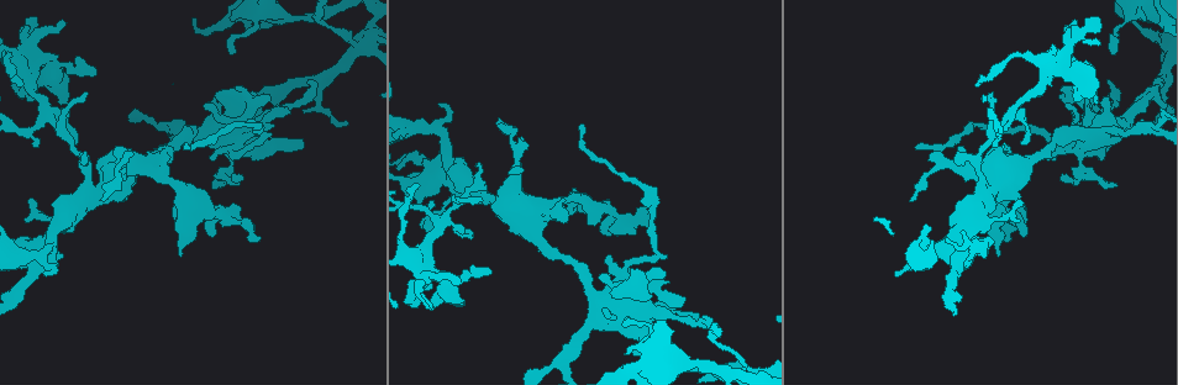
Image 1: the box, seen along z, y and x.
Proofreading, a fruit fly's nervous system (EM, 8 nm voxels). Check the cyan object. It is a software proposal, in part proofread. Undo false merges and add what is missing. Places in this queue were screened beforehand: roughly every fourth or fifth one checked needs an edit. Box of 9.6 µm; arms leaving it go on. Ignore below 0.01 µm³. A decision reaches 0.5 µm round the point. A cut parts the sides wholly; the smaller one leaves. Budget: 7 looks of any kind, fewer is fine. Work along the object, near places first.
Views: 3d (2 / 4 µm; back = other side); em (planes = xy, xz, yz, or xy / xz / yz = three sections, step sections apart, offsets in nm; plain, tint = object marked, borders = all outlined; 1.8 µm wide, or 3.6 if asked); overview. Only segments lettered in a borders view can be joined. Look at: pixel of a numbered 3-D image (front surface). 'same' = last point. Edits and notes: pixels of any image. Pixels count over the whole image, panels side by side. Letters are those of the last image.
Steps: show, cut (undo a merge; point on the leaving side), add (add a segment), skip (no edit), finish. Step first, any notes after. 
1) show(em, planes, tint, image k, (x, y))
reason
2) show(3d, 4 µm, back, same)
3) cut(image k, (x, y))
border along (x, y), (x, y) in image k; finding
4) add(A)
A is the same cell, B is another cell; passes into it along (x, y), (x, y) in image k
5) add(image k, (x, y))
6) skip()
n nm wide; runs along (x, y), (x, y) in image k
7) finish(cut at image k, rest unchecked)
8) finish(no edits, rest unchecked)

show(3d, 2 µm, image 1, (1156, 19))
calibre changes

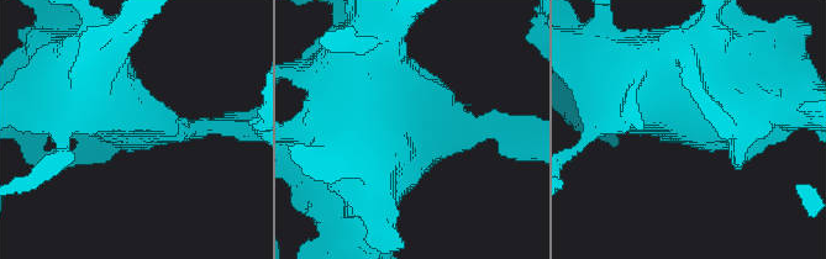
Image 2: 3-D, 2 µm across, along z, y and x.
show(em, xy, step 8, tint, image 2, (437, 126))
4 arms; need the tissue

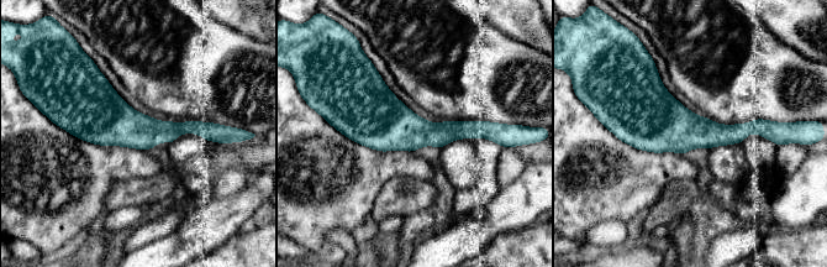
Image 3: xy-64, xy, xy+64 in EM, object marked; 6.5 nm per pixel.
show(em, planes, borders, same)
another direction

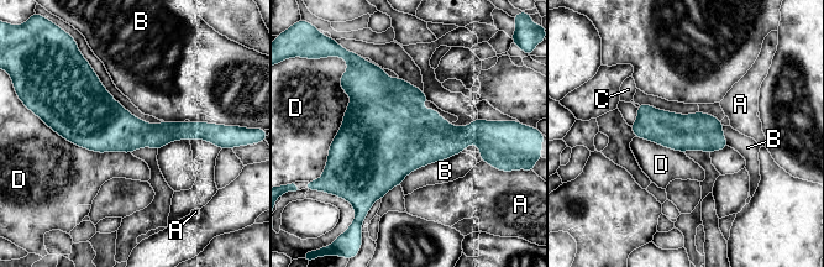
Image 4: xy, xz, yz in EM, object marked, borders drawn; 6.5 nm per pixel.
skip()
A, B, C and D are other cells; border along (47, 125), (83, 147), (130, 153) in image 4; one cell here

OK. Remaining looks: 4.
show(em, planes, borders, image 1, (626, 324))
tapers out

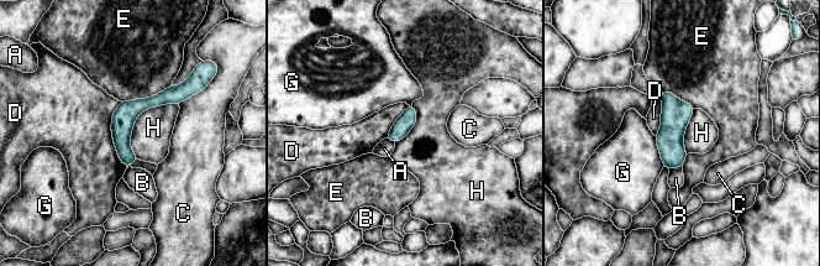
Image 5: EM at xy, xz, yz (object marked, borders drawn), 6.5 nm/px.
skip()
A, B, C, D, E, G and H are other cells; runs along (185, 85), (124, 121), (127, 162) in image 5; none of them fits

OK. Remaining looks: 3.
show(em, xy, step 8, tint, image 1, (37, 19))
branch stops here

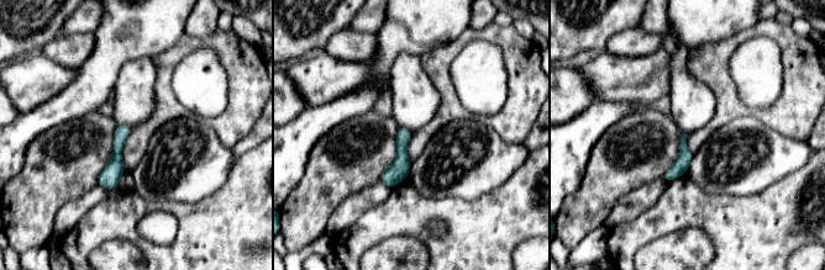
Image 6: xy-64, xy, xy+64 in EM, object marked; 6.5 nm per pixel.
show(em, planes, borders, same)
cut it another way

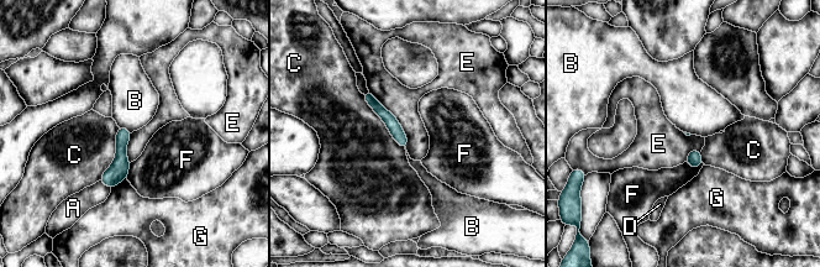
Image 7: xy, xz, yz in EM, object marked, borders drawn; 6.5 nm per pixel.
skip()
A, B, C, D, E, F and G are other cells; none of them fits

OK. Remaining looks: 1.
finish(no edits, rest unchecked)

